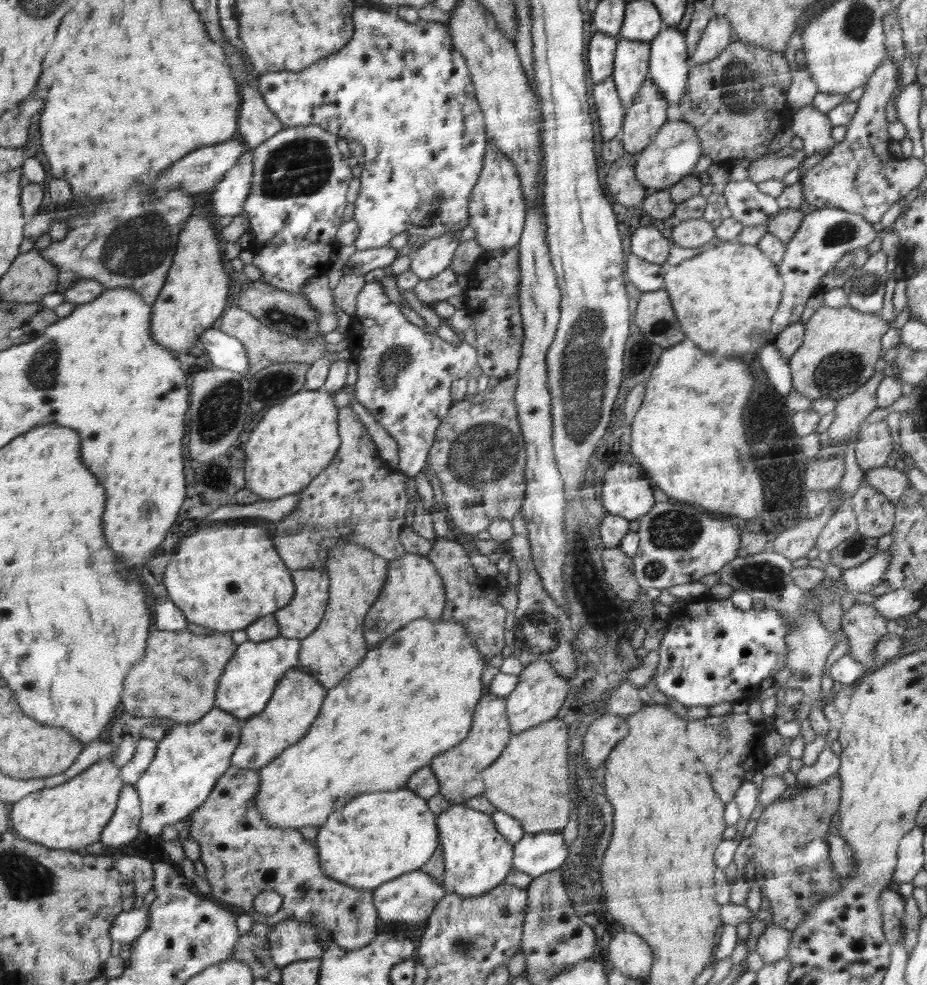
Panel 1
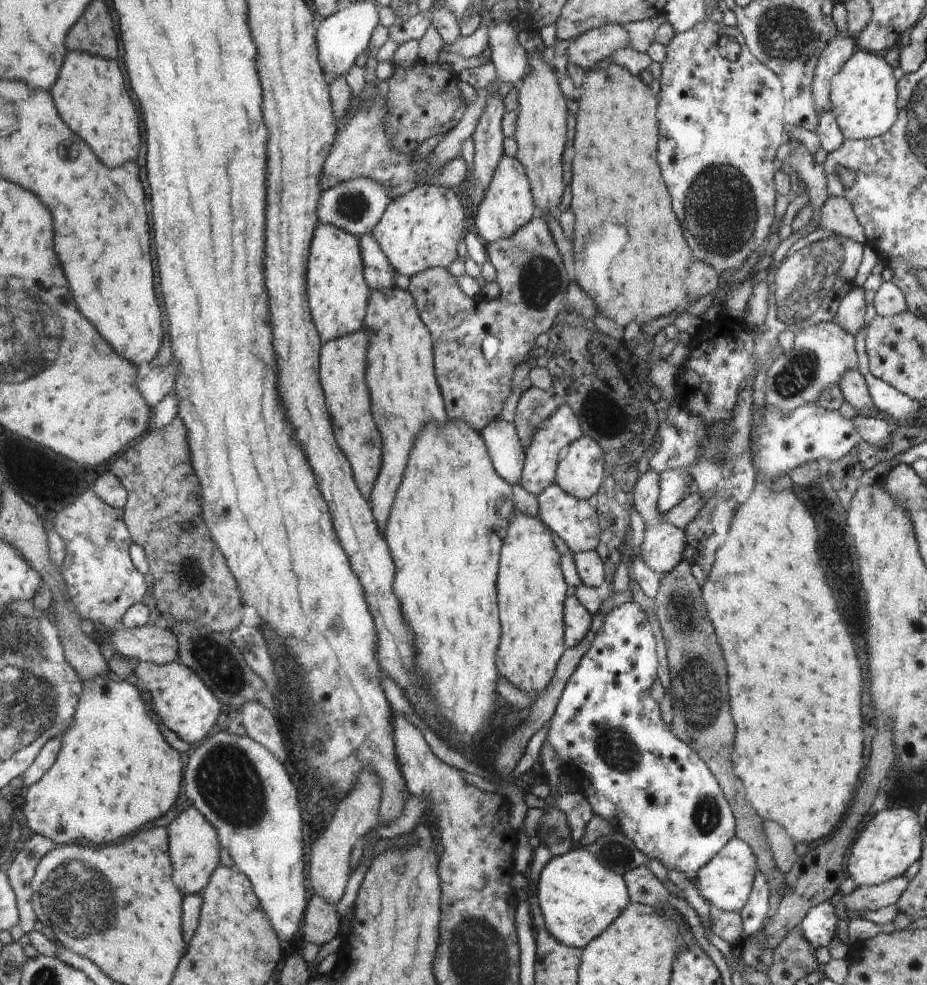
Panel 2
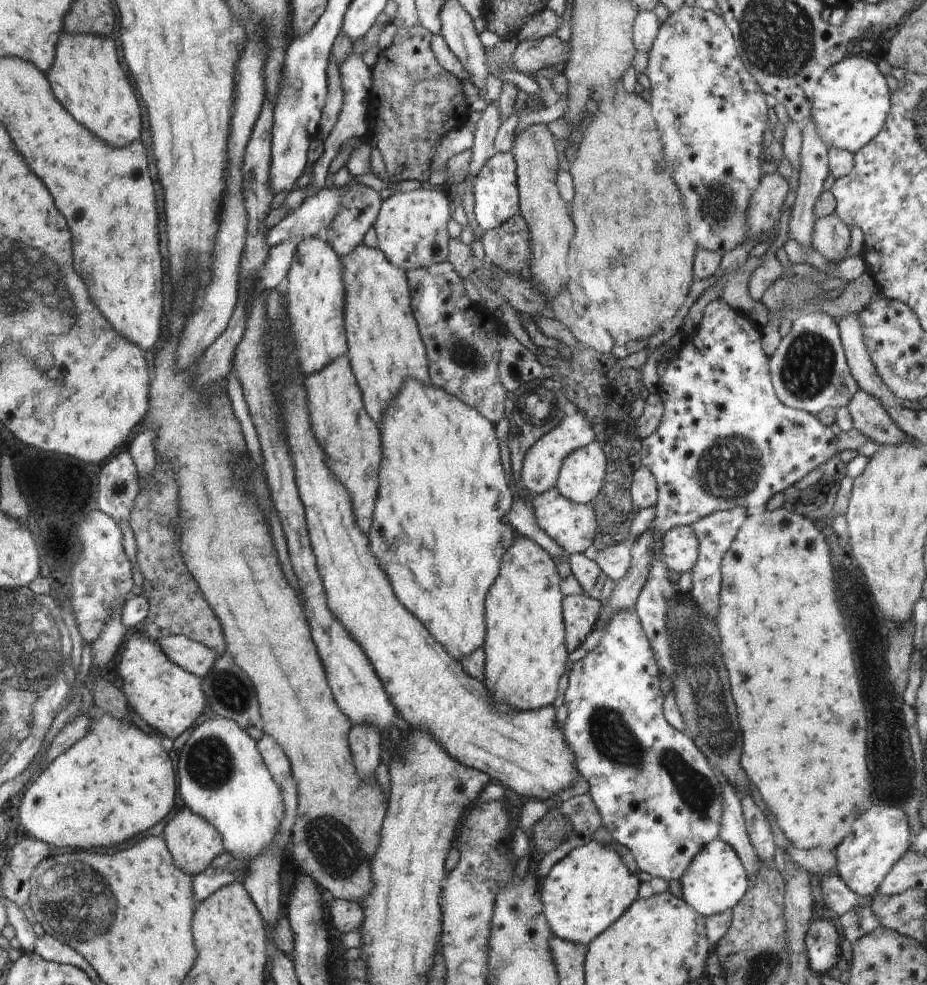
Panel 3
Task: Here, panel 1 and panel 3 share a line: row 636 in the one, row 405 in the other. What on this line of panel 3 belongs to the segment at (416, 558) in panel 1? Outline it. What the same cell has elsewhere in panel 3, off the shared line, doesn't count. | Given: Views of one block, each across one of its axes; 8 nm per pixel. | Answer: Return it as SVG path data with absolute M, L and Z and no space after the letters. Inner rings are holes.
M363 242L345 254L342 262L347 354L352 356L352 370L360 386L365 409L373 419L376 416L376 420L381 422L382 410L397 396L405 378L412 377L425 385L431 384L426 342L419 332L403 269L393 265L382 249L368 247Z

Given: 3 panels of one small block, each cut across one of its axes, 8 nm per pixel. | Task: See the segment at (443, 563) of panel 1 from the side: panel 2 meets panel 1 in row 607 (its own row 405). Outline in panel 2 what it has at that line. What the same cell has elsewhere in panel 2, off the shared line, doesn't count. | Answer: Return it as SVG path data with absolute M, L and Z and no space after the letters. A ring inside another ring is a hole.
M542 216L530 220L510 238L487 244L486 254L496 270L500 288L500 294L492 300L486 300L479 291L472 293L472 298L464 296L456 284L456 277L448 269L440 267L427 268L411 276L407 288L415 297L424 324L431 331L435 373L446 402L447 417L452 422L462 420L478 431L487 428L492 420L498 418L498 410L504 408L504 402L510 396L510 380L516 366L527 361L536 338L554 326L556 316L564 308L564 298L570 284L562 256Z

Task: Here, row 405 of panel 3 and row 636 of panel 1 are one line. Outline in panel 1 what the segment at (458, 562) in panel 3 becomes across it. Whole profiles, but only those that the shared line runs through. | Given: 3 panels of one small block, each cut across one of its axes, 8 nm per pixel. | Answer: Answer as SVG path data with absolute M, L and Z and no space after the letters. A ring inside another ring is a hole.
M441 618L418 619L404 632L398 632L394 640L384 640L380 648L368 650L358 670L348 672L348 680L341 680L327 691L316 728L312 724L304 738L258 770L261 782L256 805L264 820L274 828L322 826L328 814L340 810L358 794L402 788L434 756L450 751L467 738L470 726L474 726L472 714L482 696L482 670L484 662L468 636L468 628L462 622Z

